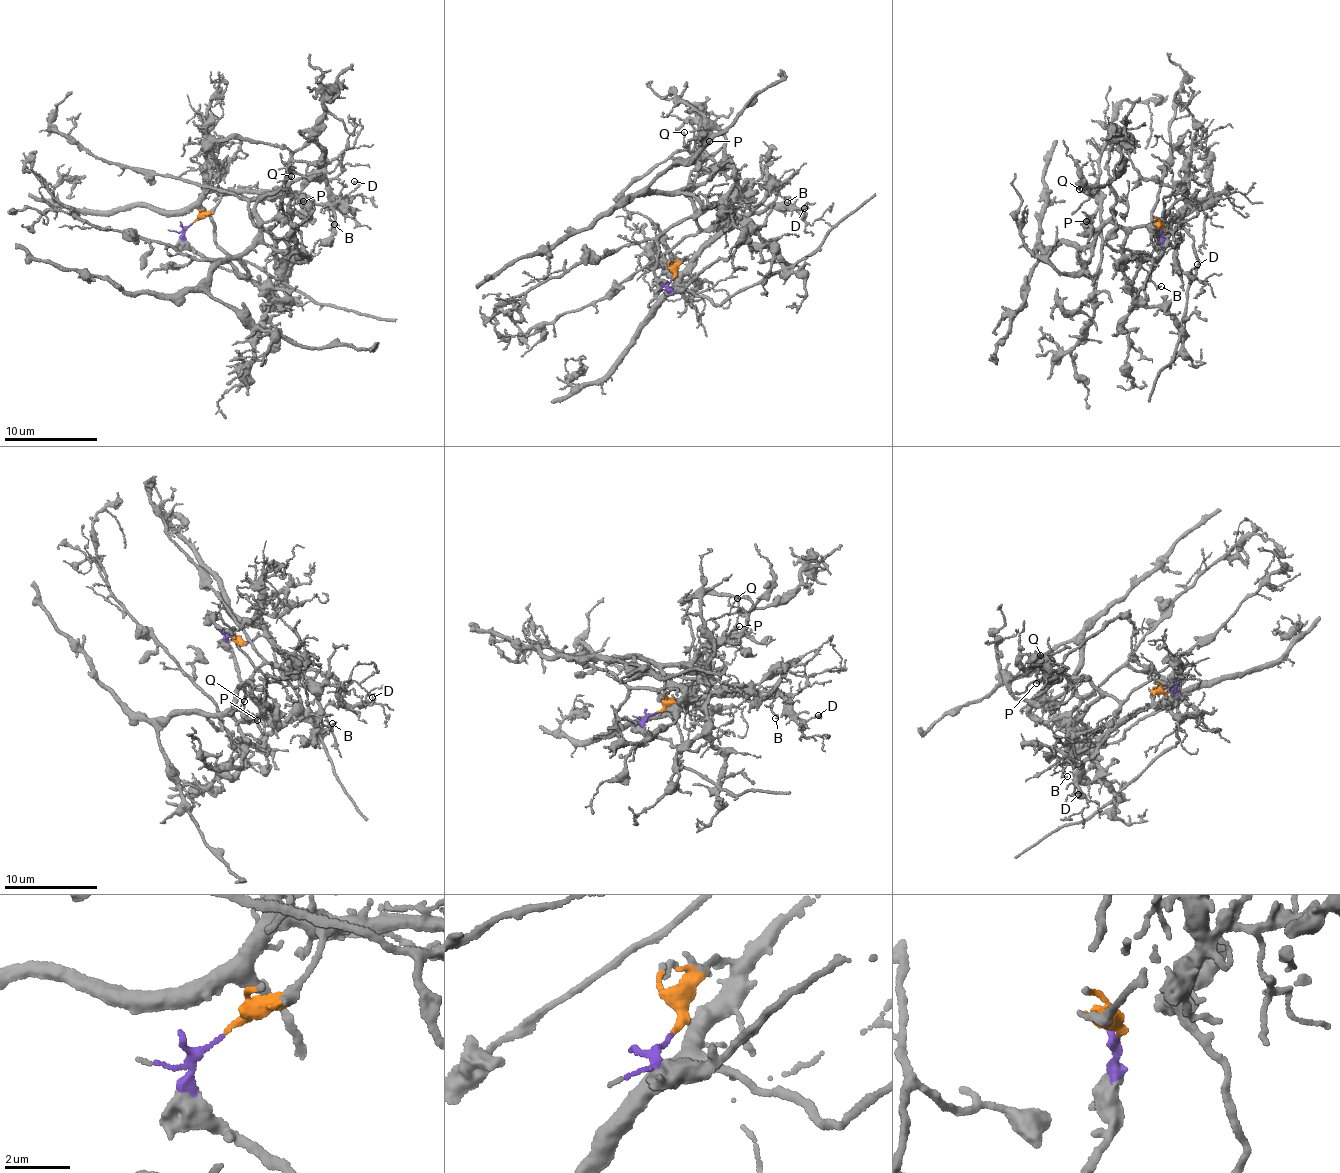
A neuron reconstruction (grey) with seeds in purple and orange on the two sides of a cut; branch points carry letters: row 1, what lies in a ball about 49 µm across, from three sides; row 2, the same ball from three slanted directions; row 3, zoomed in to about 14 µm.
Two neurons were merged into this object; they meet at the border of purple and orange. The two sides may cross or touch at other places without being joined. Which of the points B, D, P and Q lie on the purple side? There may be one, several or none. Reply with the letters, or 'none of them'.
P, Q

